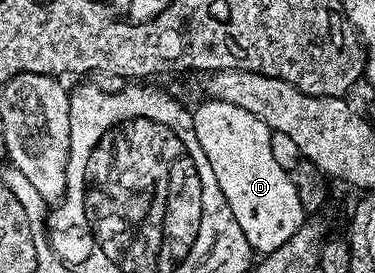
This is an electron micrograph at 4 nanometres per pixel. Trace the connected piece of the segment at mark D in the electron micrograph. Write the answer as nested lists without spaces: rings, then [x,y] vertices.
[[[207,98],[198,108],[193,108],[196,141],[200,141],[200,149],[204,149],[204,157],[208,157],[208,165],[212,165],[212,173],[216,173],[216,181],[220,185],[220,193],[228,201],[232,209],[232,217],[236,217],[236,225],[244,229],[244,237],[248,237],[251,252],[267,255],[272,249],[280,249],[296,229],[304,221],[304,212],[300,205],[300,197],[296,197],[296,185],[292,185],[290,172],[280,167],[272,157],[269,145],[271,129],[248,113],[248,109],[240,109],[236,105],[228,105],[219,99]]]

